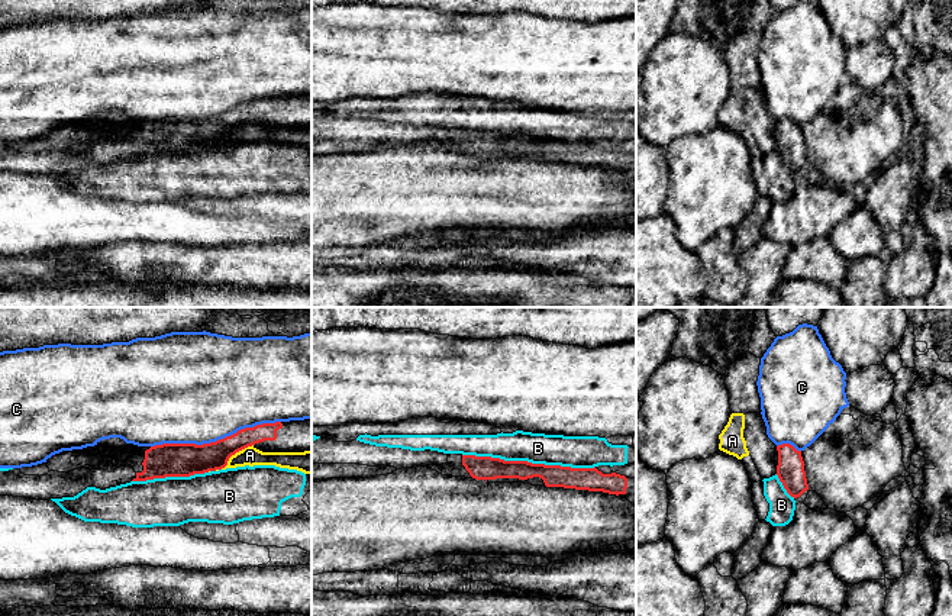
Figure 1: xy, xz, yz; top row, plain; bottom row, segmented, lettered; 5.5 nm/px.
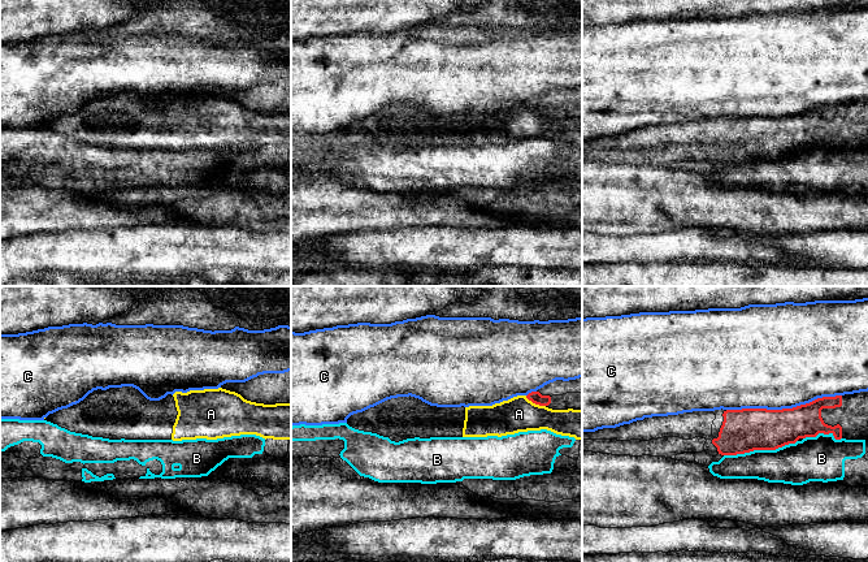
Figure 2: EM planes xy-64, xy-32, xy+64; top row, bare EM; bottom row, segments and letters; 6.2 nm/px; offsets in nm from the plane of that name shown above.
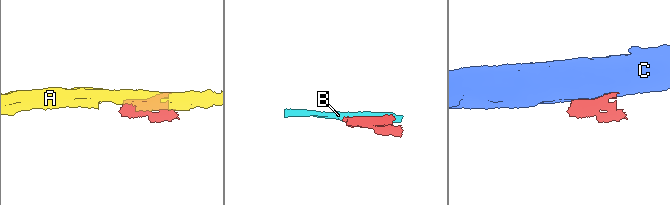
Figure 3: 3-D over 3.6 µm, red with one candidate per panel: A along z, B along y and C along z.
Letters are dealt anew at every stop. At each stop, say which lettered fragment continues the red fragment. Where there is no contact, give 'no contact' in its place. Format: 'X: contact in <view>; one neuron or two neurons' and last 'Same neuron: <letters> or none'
A: contact in xy; two neurons
B: contact in xz; two neurons
C: contact in xy; two neurons
Same neuron: none

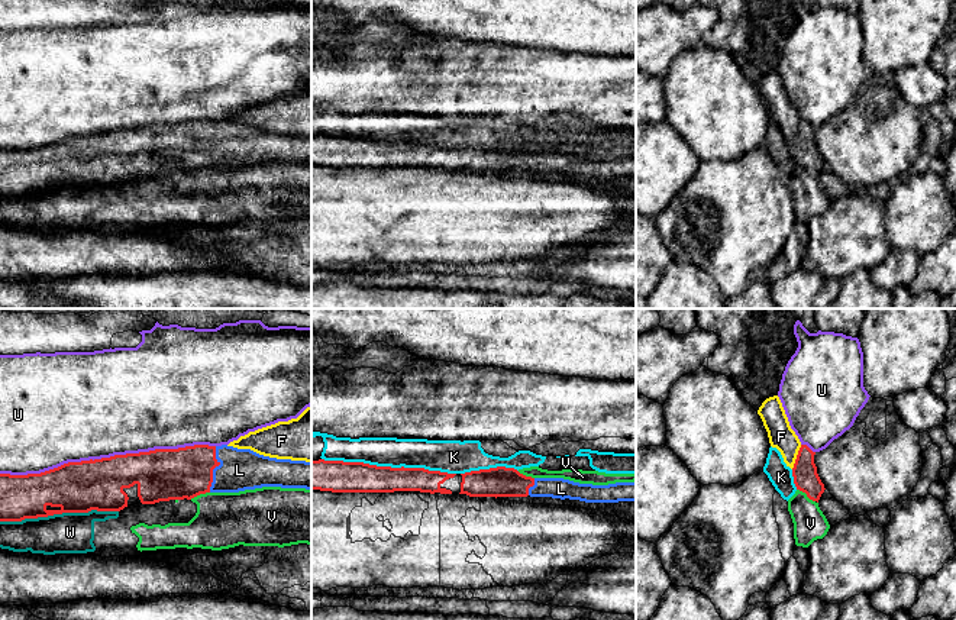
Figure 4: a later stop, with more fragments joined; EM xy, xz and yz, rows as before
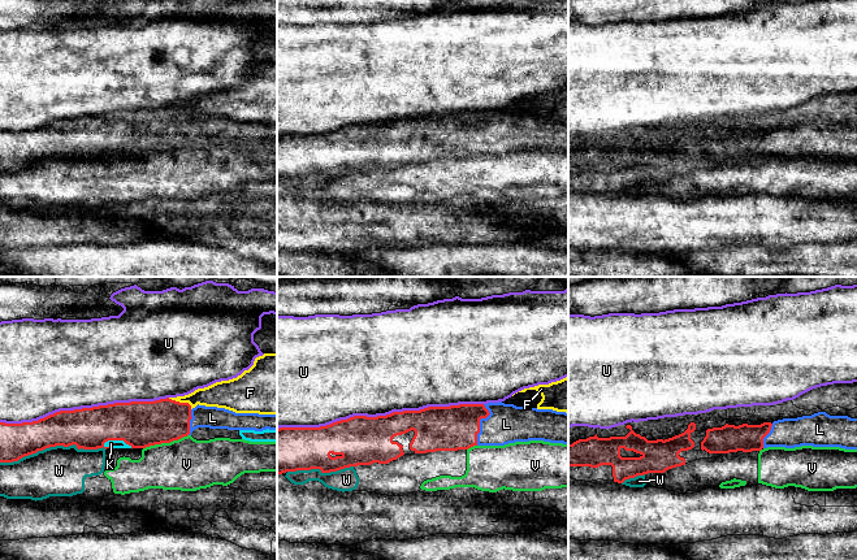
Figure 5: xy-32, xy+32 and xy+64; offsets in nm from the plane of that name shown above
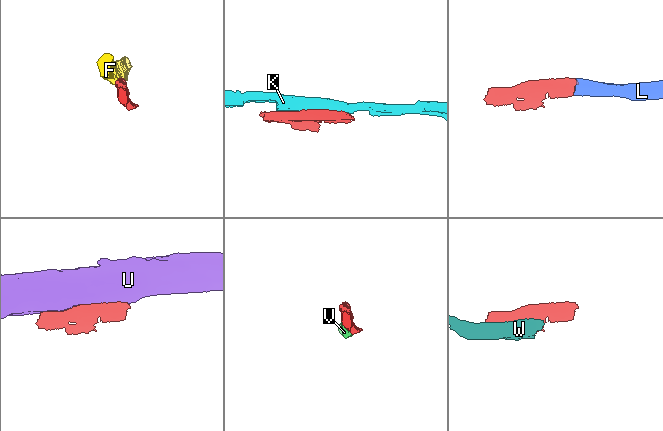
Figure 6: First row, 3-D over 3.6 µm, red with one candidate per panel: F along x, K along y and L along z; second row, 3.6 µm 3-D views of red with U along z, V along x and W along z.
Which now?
F: contact in yz; two neurons
K: contact in xz; two neurons
L: contact in xy; one neuron
U: contact in xy; two neurons
V: contact in yz; two neurons
W: contact in xy; two neurons
Same neuron: L

